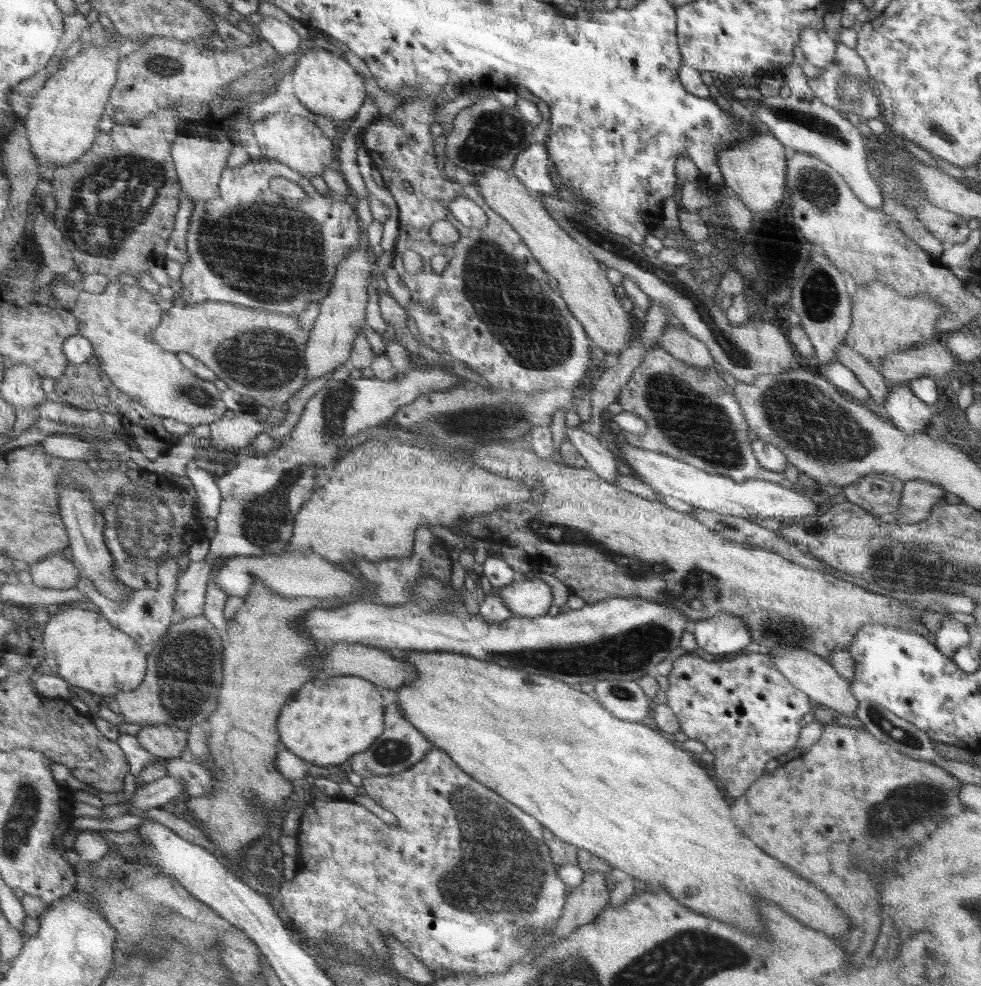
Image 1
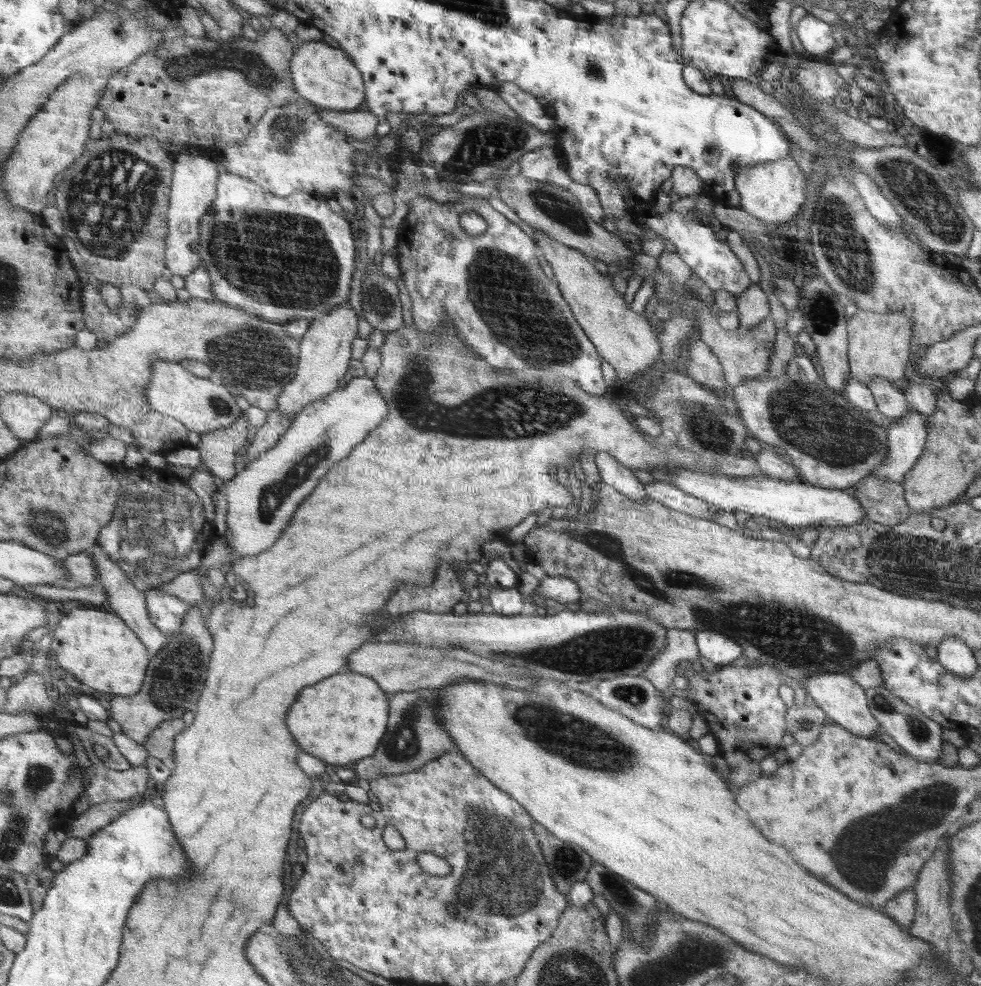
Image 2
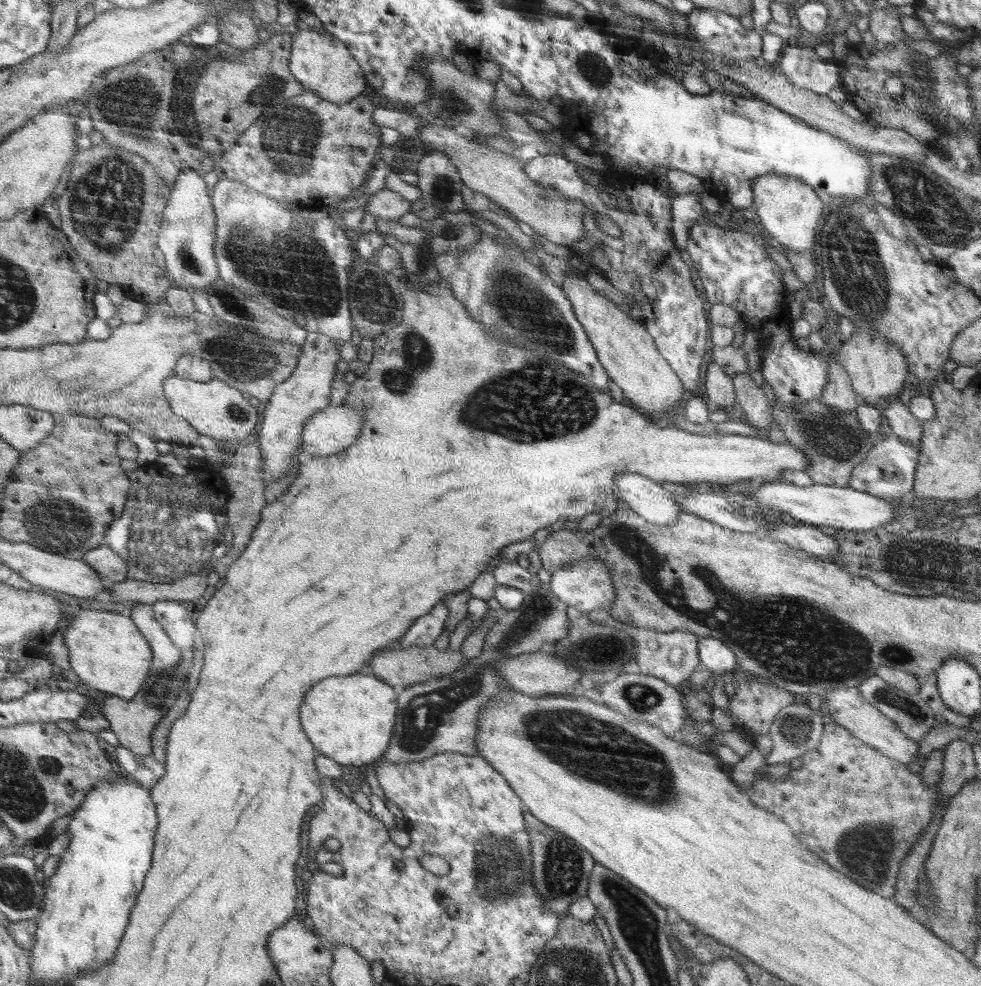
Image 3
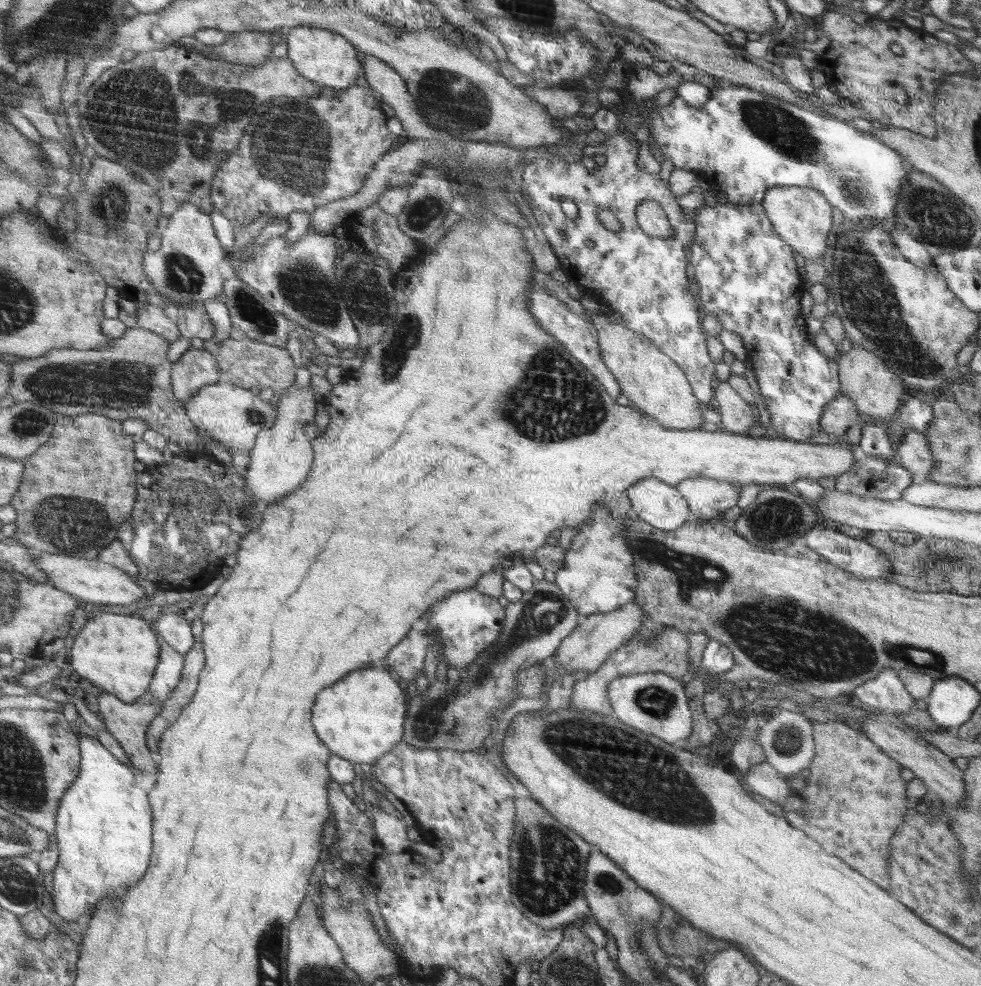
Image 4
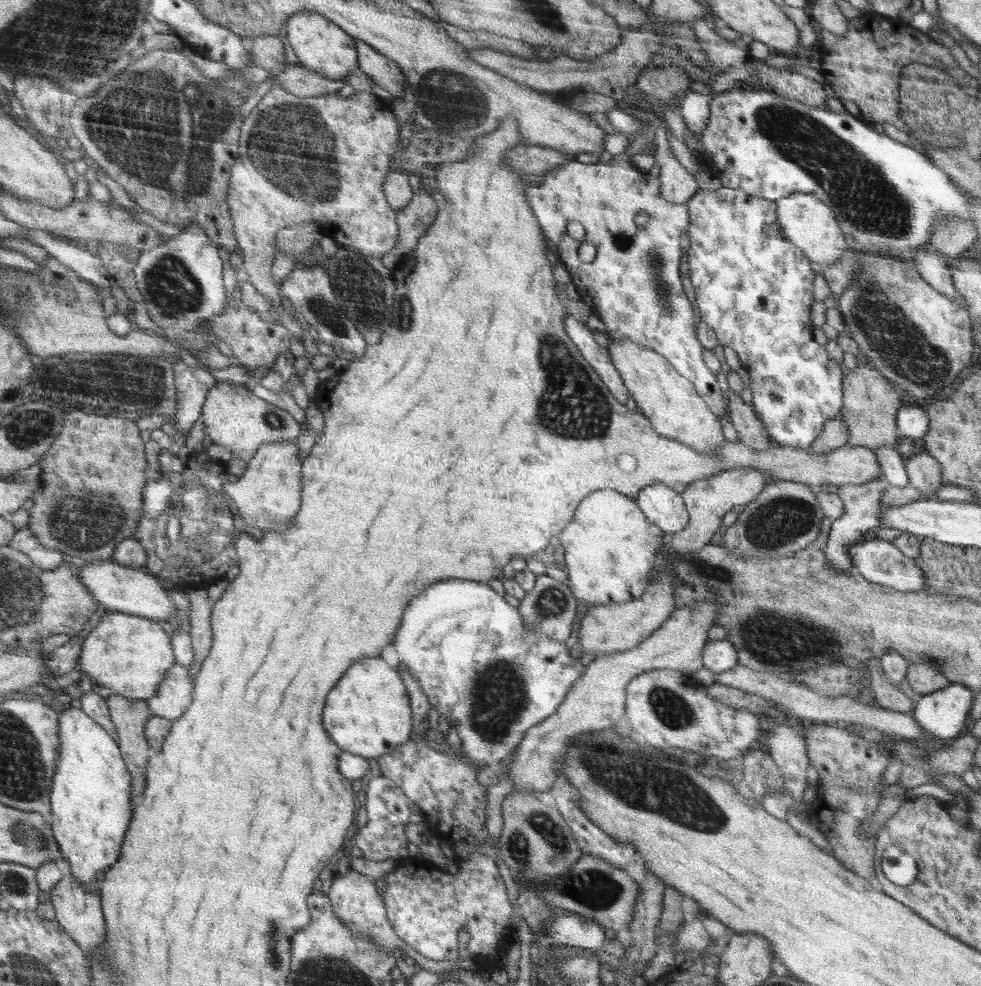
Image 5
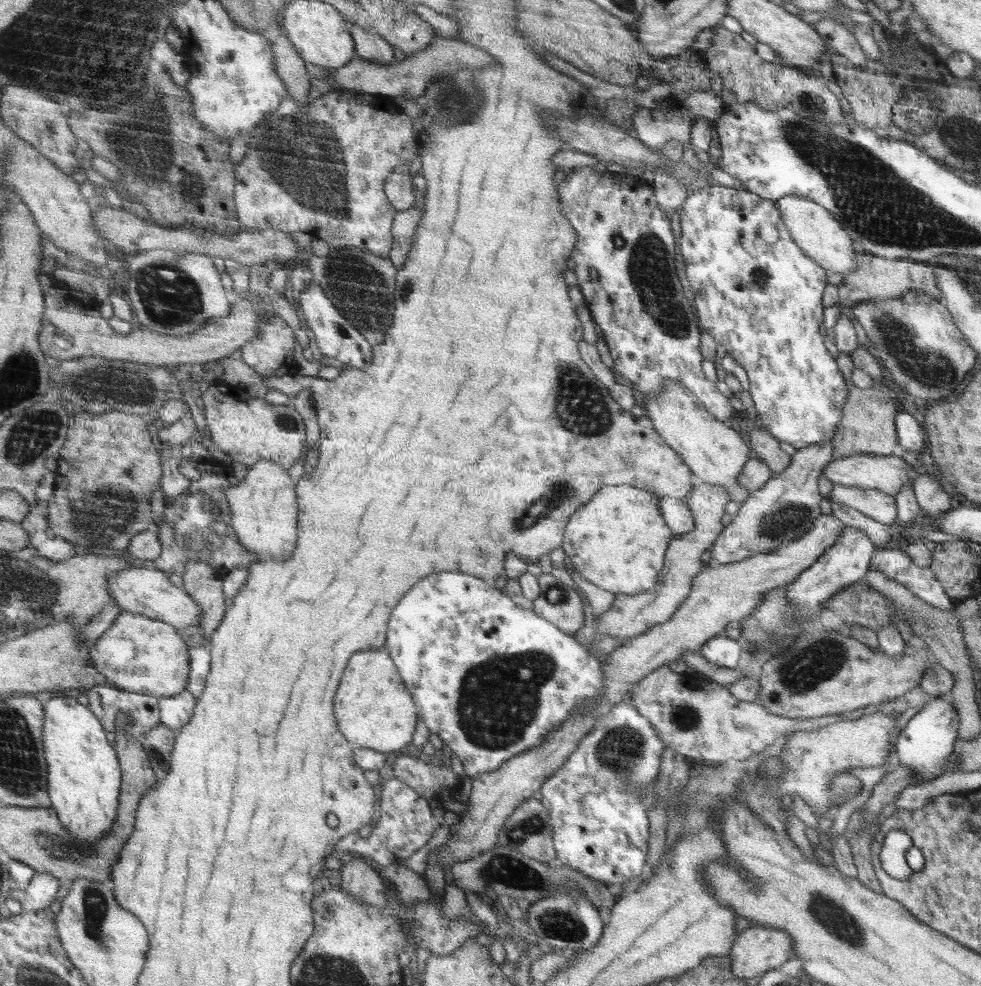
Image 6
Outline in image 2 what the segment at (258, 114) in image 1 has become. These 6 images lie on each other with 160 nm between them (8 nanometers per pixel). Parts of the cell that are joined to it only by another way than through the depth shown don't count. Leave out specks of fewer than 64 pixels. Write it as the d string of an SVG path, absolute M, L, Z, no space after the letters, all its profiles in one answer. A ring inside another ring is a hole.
M317 108L318 118L335 126L346 129L346 132L356 140L368 140L375 136L377 116L370 111L335 111Z

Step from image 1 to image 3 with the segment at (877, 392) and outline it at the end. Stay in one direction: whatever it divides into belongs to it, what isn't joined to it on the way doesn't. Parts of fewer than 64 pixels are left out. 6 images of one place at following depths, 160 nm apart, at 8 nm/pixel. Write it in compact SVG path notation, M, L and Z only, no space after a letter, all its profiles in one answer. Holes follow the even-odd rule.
M893 399L884 403L881 410L888 418L892 434L898 435L908 444L920 448L923 421L911 413L909 406L904 405L904 402L899 399Z

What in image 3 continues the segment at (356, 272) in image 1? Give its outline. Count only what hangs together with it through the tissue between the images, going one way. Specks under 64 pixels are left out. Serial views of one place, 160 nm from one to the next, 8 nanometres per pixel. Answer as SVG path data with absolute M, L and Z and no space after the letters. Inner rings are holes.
M308 333L305 344L300 348L300 362L296 372L277 386L276 392L269 398L268 406L263 414L263 426L256 433L263 452L263 473L267 475L265 482L282 480L293 469L298 454L301 454L302 439L306 421L314 418L318 412L328 406L330 386L336 374L336 362L340 360L339 350L336 350L334 337L324 334Z

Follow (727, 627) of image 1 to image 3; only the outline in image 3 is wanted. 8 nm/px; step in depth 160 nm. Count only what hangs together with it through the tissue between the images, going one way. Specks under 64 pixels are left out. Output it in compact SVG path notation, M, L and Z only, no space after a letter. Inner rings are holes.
M699 637L697 654L701 666L715 674L729 677L737 666L734 651L715 638Z

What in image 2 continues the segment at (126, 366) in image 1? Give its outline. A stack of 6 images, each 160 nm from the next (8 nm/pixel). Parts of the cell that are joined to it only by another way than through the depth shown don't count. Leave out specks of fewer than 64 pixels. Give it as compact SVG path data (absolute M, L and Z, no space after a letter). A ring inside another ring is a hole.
M94 282L86 284L82 292L85 328L92 331L100 343L110 343L133 328L142 308L143 306L134 302L122 300L117 309L111 309L105 305ZM154 361L152 381L144 393L152 410L179 420L186 428L197 433L207 434L234 425L242 418L242 410L236 406L235 398L224 388L224 383L218 385L210 379L194 376L180 362Z

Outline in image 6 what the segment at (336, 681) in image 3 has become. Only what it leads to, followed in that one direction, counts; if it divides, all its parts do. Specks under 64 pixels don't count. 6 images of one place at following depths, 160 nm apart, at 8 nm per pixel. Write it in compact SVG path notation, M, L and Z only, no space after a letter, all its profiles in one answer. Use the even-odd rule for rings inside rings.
M389 651L358 652L350 670L346 670L346 682L338 690L338 722L342 722L342 734L359 748L378 752L400 751L412 739L419 714L416 702L405 688L397 666Z

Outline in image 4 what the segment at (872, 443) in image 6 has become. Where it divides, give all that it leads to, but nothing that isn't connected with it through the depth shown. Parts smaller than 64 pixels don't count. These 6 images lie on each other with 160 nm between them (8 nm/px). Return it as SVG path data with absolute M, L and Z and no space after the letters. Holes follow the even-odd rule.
M858 345L852 347L849 352L840 353L835 359L838 360L841 369L842 392L854 401L858 414L861 412L872 418L870 422L863 424L876 425L875 422L878 420L888 420L900 406L900 396L904 394L905 382L889 369L885 359L868 350L862 350Z

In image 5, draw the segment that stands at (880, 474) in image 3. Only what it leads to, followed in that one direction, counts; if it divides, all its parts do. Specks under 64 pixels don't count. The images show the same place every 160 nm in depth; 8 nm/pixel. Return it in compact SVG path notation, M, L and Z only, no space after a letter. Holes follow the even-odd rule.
M884 474L880 478L874 478L872 482L864 482L862 486L846 485L837 488L836 493L842 499L843 513L831 522L828 544L825 548L827 561L841 571L850 570L853 567L847 548L858 541L864 541L871 536L872 531L879 526L877 516L881 510L881 498L886 491Z

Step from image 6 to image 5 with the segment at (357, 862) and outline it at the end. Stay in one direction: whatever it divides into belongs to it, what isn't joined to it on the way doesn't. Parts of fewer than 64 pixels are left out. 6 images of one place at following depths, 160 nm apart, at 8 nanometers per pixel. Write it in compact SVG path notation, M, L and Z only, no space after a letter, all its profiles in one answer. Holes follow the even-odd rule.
M345 868L332 883L328 897L332 902L334 913L338 918L341 918L341 922L344 922L345 926L349 927L349 930L353 930L353 934L373 938L384 951L394 952L396 948L404 946L404 942L400 938L396 938L396 932L390 926L387 908L384 908L372 880L368 880L366 875L362 875L362 873L351 868Z

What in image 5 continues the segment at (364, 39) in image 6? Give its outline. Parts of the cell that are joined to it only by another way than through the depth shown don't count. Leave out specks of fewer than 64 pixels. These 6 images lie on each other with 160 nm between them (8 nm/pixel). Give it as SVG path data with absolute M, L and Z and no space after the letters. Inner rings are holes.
M360 39L357 40L357 49L359 68L372 78L375 85L390 92L394 98L405 95L406 78L397 62Z

